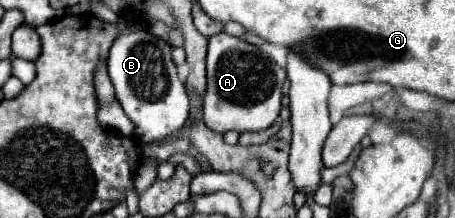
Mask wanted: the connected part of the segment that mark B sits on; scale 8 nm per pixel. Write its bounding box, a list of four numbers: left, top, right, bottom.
[107,31,189,143]

